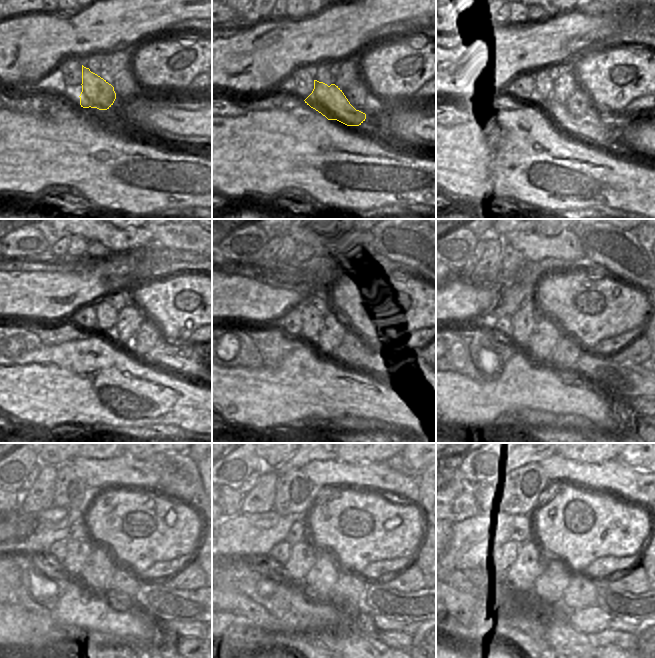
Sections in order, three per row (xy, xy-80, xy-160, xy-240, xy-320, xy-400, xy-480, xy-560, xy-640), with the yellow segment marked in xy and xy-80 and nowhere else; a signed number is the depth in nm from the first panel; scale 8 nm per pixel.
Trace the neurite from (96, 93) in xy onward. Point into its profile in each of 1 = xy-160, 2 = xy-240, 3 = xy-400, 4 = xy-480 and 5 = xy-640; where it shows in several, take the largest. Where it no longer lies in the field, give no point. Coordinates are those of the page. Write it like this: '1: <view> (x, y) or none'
1: xy-160 (592, 128)
2: xy-240 (159, 362)
3: xy-400 (631, 381)
4: xy-480 (165, 604)
5: xy-640 (624, 605)

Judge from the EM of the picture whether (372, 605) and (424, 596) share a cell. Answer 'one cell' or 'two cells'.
one cell

